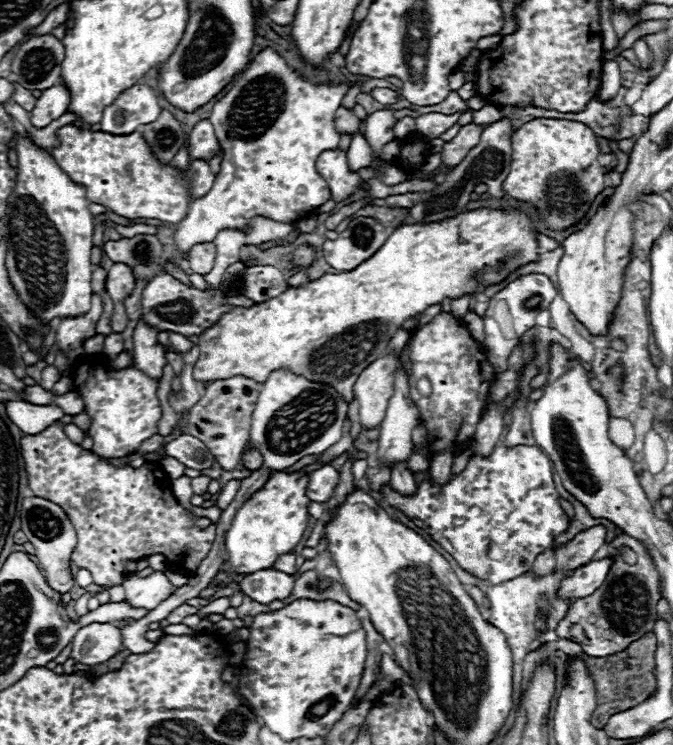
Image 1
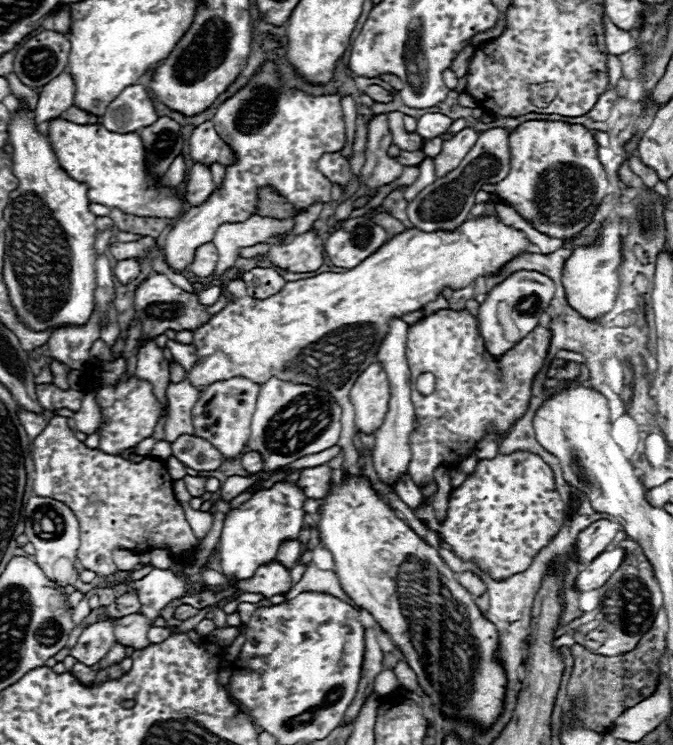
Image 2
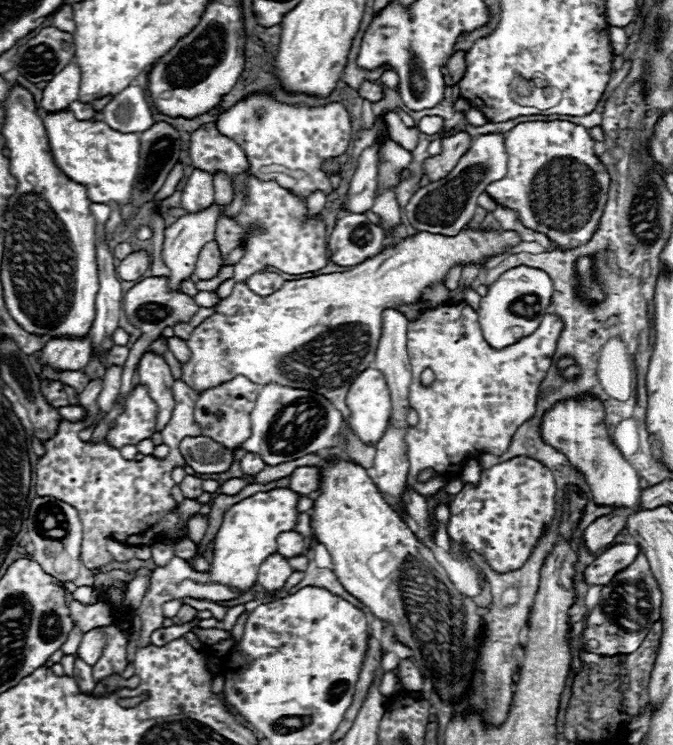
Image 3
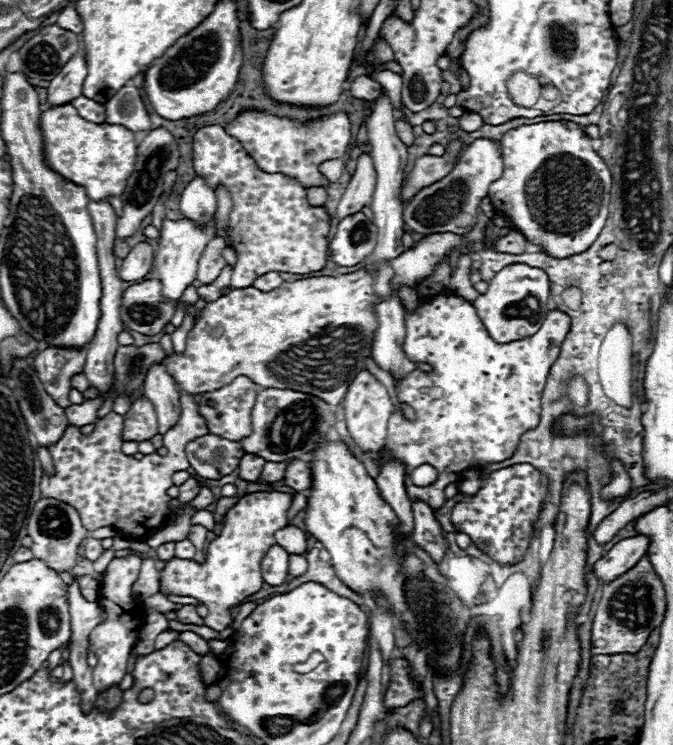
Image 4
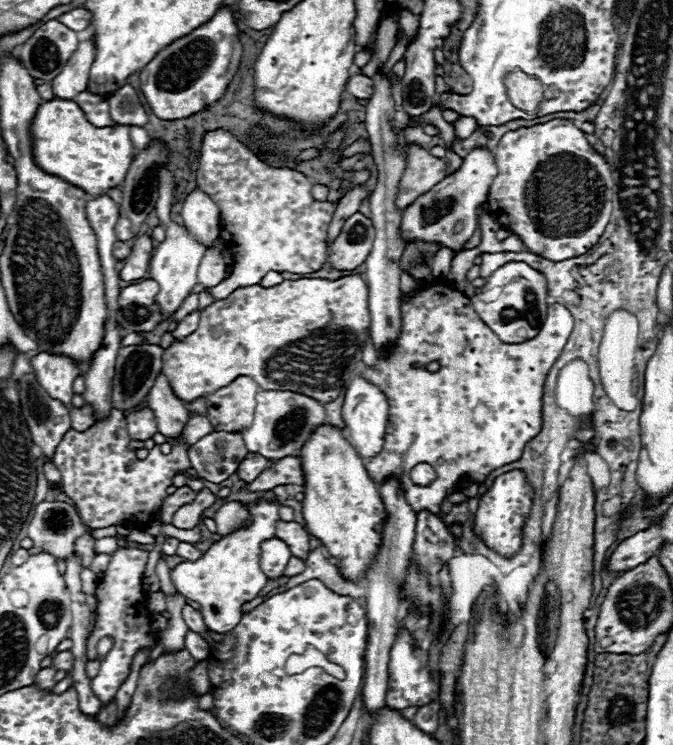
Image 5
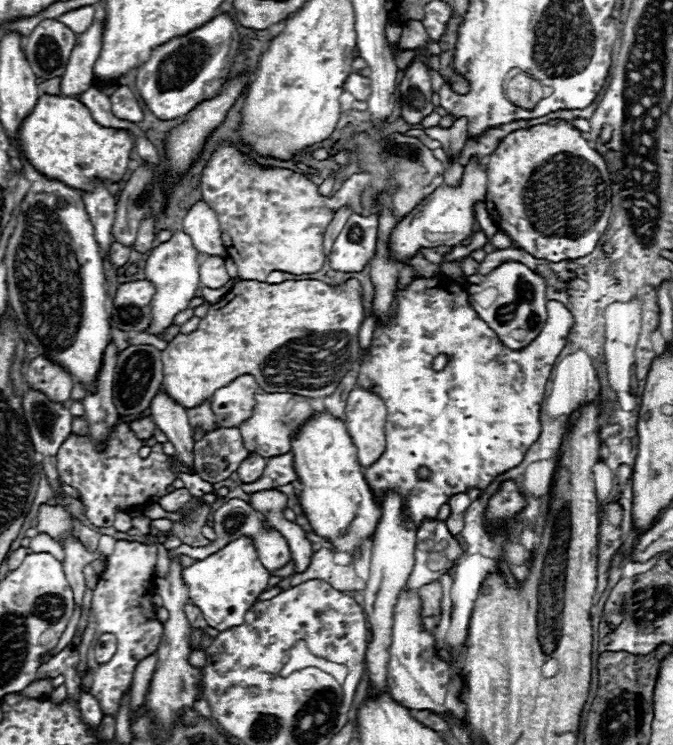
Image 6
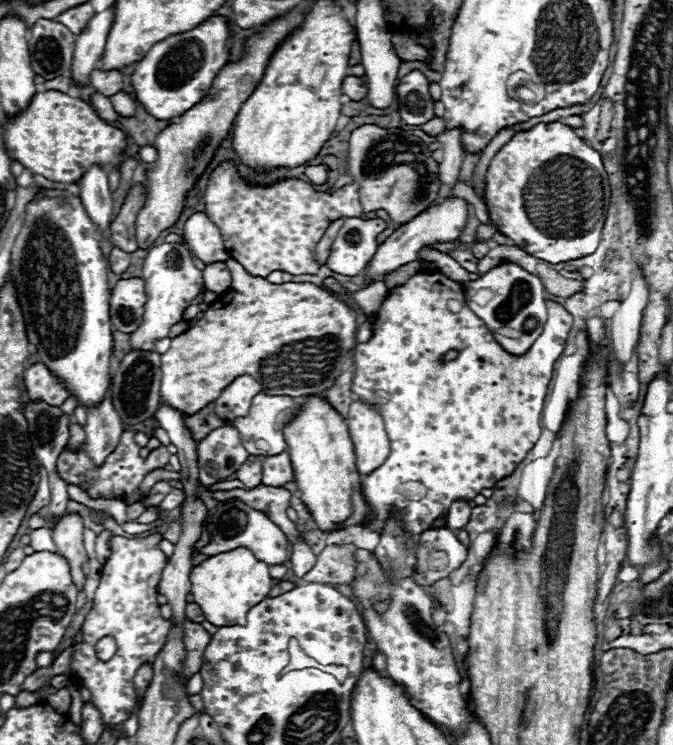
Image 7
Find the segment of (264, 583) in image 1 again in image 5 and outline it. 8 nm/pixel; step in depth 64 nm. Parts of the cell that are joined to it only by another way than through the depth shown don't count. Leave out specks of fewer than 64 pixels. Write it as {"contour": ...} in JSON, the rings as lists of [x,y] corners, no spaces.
{"contour":[[[272,538],[272,540],[264,542],[262,554],[260,554],[260,566],[262,566],[264,574],[268,576],[268,580],[278,580],[284,576],[284,570],[286,570],[290,556],[292,554],[282,540]]]}

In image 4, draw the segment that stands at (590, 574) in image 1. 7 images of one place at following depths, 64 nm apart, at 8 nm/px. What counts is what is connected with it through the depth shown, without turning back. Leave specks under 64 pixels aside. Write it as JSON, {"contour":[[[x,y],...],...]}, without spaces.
{"contour":[[[634,536],[614,544],[594,566],[592,572],[602,582],[612,582],[626,570],[630,570],[648,550],[646,536]]]}

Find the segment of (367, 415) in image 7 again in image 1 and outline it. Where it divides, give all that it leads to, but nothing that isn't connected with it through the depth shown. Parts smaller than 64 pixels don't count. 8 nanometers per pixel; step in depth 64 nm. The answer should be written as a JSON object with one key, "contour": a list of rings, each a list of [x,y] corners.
{"contour":[[[386,354],[374,360],[356,380],[354,396],[360,402],[360,422],[366,428],[374,428],[382,422],[388,400],[394,394],[394,372],[398,368],[398,358]]]}

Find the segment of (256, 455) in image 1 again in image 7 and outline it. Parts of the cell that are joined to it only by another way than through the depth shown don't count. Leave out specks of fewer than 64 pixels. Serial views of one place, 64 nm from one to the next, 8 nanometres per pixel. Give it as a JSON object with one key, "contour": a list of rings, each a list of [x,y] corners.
{"contour":[[[248,458],[248,462],[244,462],[244,466],[240,466],[240,470],[236,472],[238,480],[244,482],[246,488],[254,488],[260,484],[262,478],[262,460],[260,458]]]}

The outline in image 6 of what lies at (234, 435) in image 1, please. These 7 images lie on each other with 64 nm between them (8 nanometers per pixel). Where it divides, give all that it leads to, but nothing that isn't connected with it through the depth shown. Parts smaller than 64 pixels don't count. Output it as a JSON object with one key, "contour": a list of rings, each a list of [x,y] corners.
{"contour":[[[248,374],[232,380],[228,386],[214,392],[210,398],[210,406],[214,412],[216,426],[238,428],[252,416],[254,410],[254,394],[260,390],[256,380]]]}

